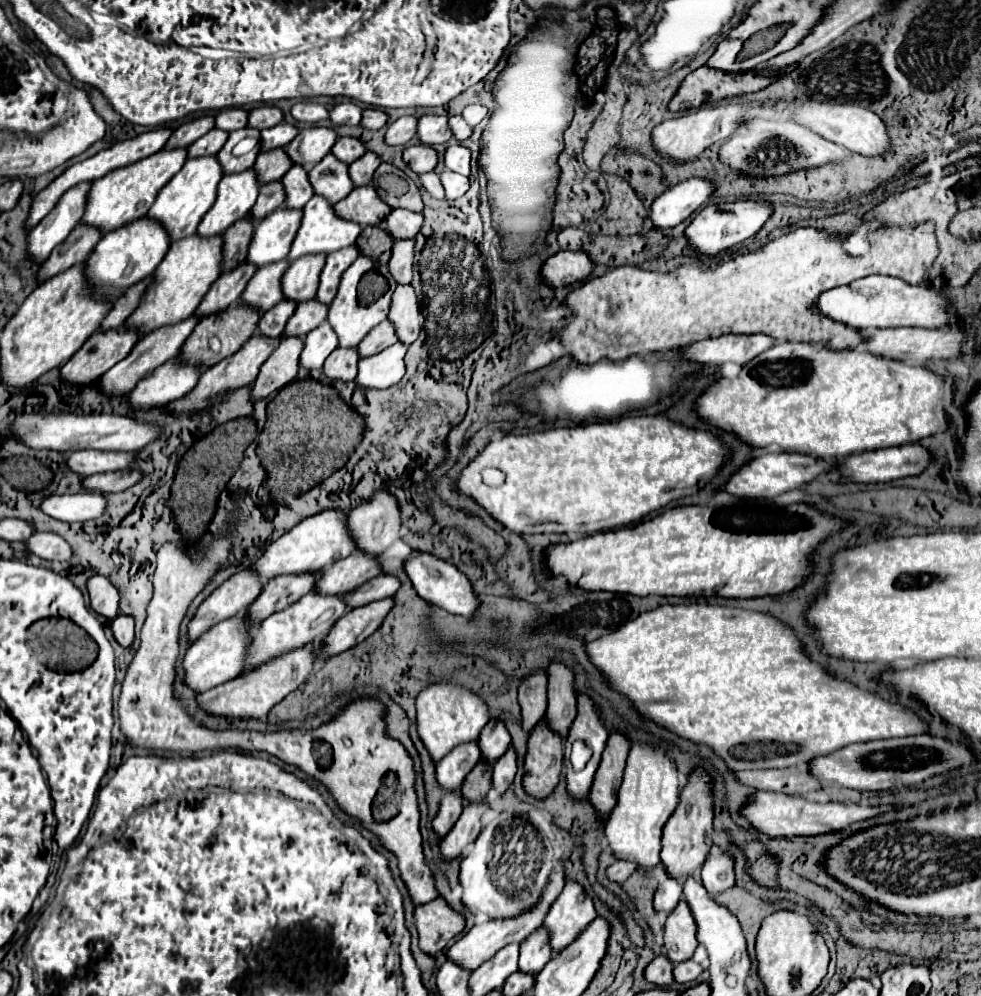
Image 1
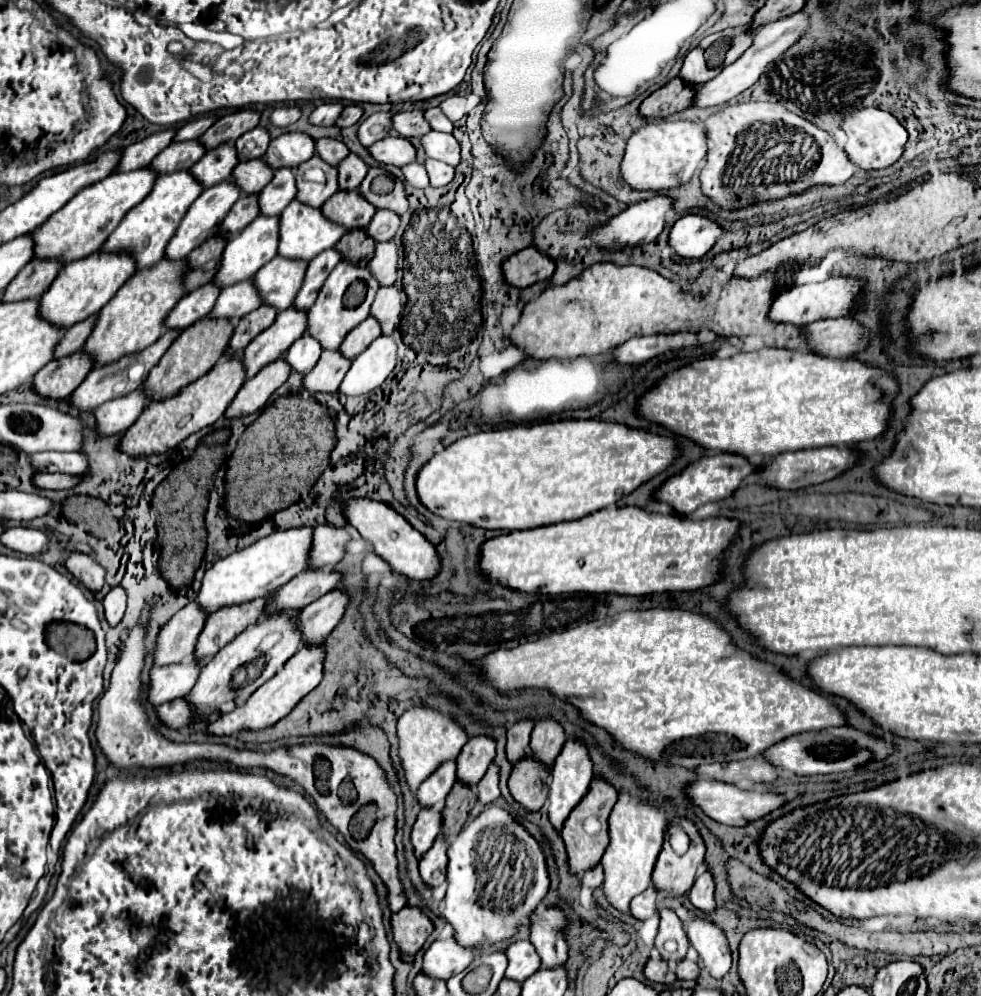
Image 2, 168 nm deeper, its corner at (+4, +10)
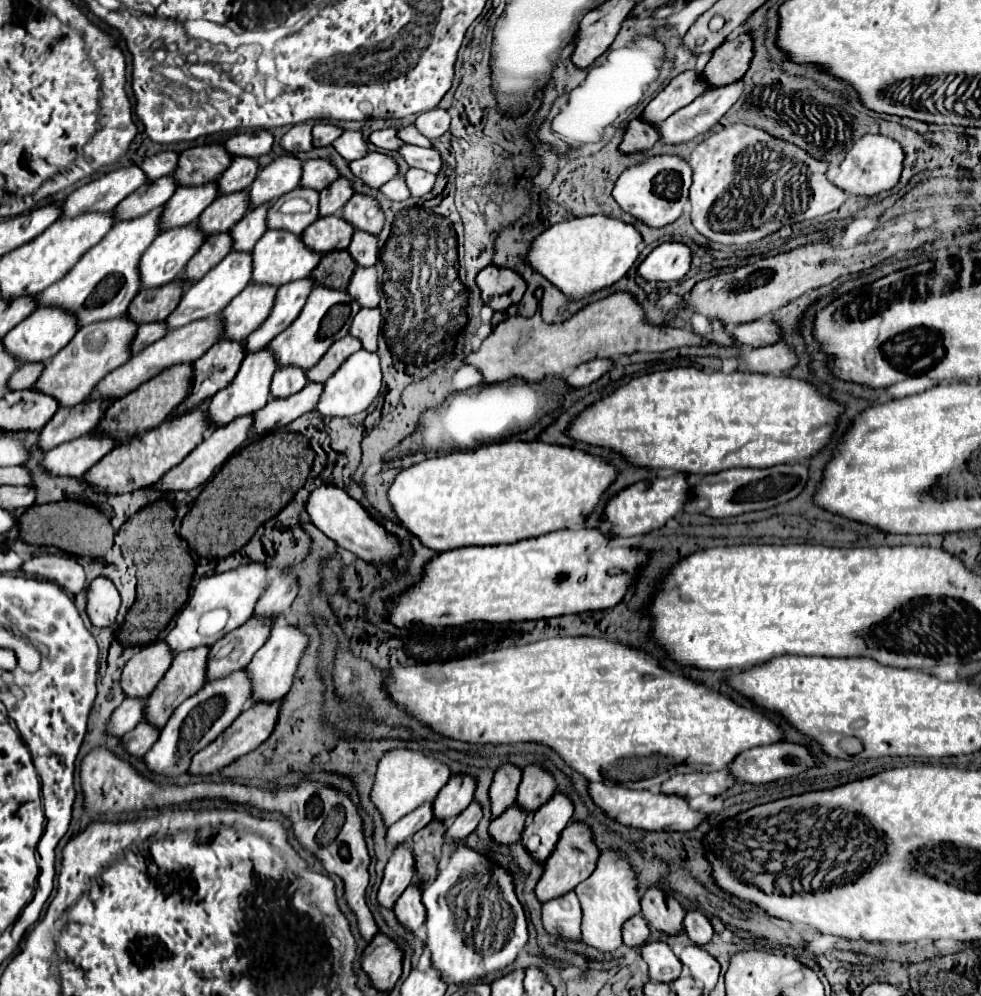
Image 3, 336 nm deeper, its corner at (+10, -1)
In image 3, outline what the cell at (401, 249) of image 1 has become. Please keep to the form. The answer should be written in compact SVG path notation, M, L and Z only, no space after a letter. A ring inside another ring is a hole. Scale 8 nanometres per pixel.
M358 267L352 283L346 289L362 307L376 307L380 303L376 267Z

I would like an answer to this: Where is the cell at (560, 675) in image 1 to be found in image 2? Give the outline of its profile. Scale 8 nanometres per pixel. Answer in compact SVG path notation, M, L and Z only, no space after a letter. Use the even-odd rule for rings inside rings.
M540 720L532 730L532 740L530 740L532 758L542 762L544 766L552 768L564 742L566 742L566 736L564 736L564 730L558 722Z

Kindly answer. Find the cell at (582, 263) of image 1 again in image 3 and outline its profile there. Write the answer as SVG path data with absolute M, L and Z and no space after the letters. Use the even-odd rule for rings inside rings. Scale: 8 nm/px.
M488 265L484 267L476 283L482 291L484 305L490 305L494 311L508 309L510 305L518 303L526 291L526 281L514 269Z

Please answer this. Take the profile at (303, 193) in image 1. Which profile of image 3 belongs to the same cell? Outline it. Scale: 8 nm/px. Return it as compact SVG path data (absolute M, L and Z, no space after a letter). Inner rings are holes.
M262 203L254 209L250 209L230 231L234 239L234 249L238 251L252 251L256 241L266 233L268 229L268 207L270 203Z

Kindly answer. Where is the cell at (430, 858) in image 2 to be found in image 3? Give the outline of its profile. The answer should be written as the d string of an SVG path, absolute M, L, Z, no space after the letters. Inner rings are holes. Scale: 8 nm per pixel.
M412 883L396 901L394 905L394 913L398 917L398 921L408 927L412 933L418 933L418 929L424 925L426 921L426 907L422 903L422 885L420 883Z

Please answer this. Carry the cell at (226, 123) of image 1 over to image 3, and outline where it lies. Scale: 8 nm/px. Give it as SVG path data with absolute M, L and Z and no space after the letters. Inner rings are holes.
M160 151L152 157L146 157L142 161L142 171L148 179L158 179L160 175L170 175L178 165L178 153L176 151Z

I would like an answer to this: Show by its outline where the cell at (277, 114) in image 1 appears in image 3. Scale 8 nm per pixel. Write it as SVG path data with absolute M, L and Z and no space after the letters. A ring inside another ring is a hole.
M222 143L190 147L180 153L174 175L180 179L180 185L208 183L208 179L216 179L218 175L222 175L228 169L230 161L232 157Z

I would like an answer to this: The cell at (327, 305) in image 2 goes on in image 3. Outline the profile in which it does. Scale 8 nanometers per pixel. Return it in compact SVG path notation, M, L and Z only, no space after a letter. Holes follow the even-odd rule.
M316 285L312 289L302 313L298 315L298 319L288 329L284 329L278 337L274 337L272 343L270 343L276 351L278 365L292 363L292 365L304 367L304 371L312 369L322 359L322 355L328 351L328 347L334 341L348 335L348 327L350 327L348 319L352 315L350 303L352 303L352 297L346 291L336 291L336 289L330 289L330 287L318 287ZM320 329L322 329L322 335L320 335Z

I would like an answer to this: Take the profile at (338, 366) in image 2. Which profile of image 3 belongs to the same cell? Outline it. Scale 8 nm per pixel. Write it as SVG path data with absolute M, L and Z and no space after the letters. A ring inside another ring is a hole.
M310 381L302 391L294 393L290 397L270 399L268 405L262 407L254 415L254 427L252 427L252 431L256 435L264 435L268 431L286 427L296 417L300 417L300 415L304 415L308 411L314 411L316 405L318 405L318 401L320 401L322 391L324 391L322 383Z

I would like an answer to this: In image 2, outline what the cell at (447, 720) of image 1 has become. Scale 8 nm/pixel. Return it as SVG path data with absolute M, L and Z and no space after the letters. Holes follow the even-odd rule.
M412 706L406 710L396 724L396 736L398 736L398 754L400 764L404 770L406 784L410 792L416 792L418 786L434 772L438 770L446 760L454 760L462 746L466 744L466 732L456 724L456 720L444 716L442 712L428 708L428 706Z

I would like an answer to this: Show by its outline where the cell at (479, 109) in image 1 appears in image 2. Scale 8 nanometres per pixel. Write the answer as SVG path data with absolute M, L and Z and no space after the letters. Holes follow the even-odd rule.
M448 94L446 100L442 100L438 104L438 108L452 120L460 120L464 114L466 114L466 98L464 96L458 96L458 94Z

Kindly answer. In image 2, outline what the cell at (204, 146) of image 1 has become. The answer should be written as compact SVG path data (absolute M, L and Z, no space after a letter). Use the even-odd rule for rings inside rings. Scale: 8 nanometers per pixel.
M198 140L170 144L168 148L164 148L164 150L150 162L150 168L152 168L156 174L186 170L186 168L194 166L194 164L204 156L204 152L206 152L206 150L204 150L204 146L202 146Z

